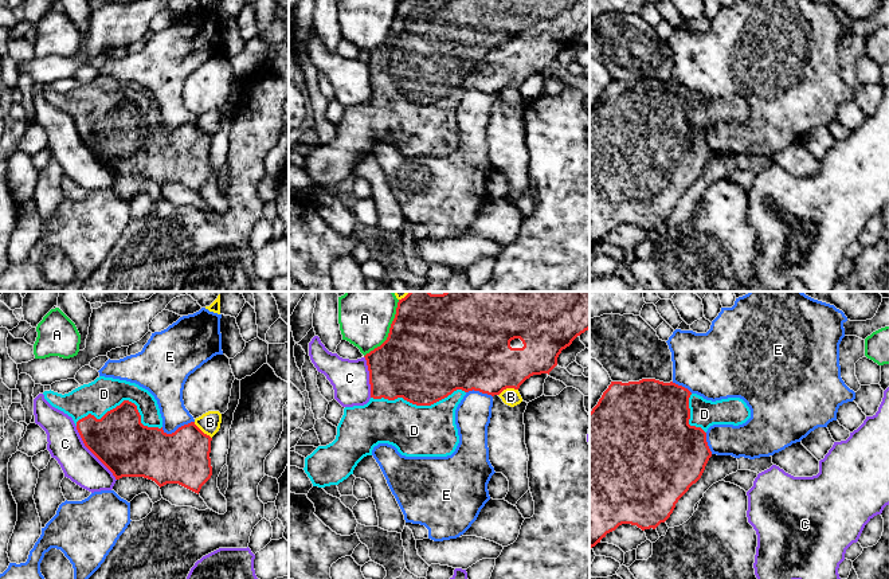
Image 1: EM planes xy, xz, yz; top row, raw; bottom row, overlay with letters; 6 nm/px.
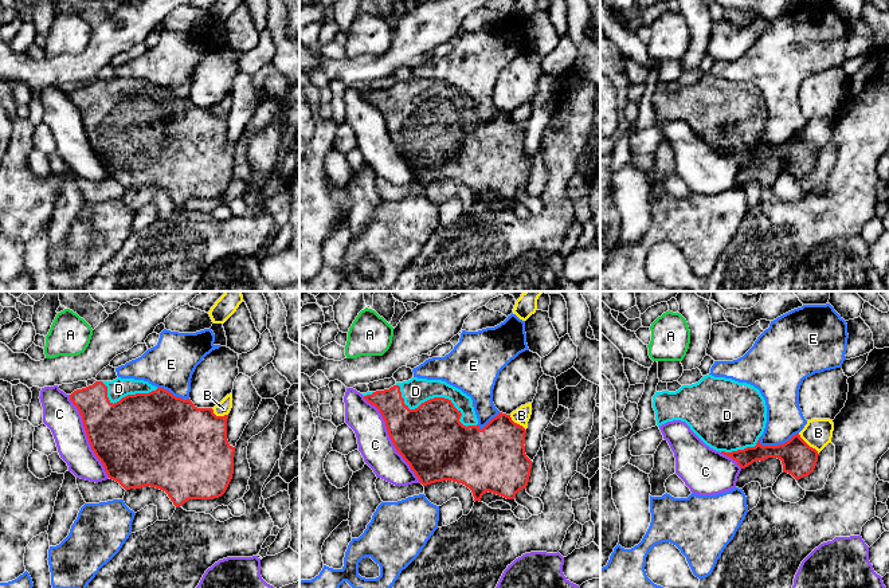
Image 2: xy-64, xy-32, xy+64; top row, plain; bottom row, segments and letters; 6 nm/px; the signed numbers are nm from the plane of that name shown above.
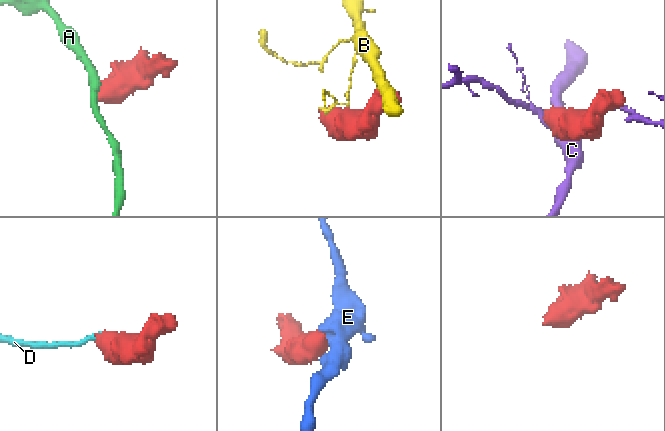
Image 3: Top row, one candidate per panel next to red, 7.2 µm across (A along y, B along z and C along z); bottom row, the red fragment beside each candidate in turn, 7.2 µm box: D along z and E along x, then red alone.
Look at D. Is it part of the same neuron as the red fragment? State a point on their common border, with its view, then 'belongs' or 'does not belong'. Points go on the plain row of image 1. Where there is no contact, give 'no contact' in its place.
xy (124, 100) | belongs

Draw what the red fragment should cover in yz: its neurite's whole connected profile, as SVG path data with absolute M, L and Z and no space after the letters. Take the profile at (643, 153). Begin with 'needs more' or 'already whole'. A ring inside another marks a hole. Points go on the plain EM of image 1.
needs more; M655 78L611 81L590 112L590 247L622 223L645 230L665 222L678 199L701 177L712 156L708 128L713 124L739 125L749 117L751 109L740 97L712 101L673 81Z

